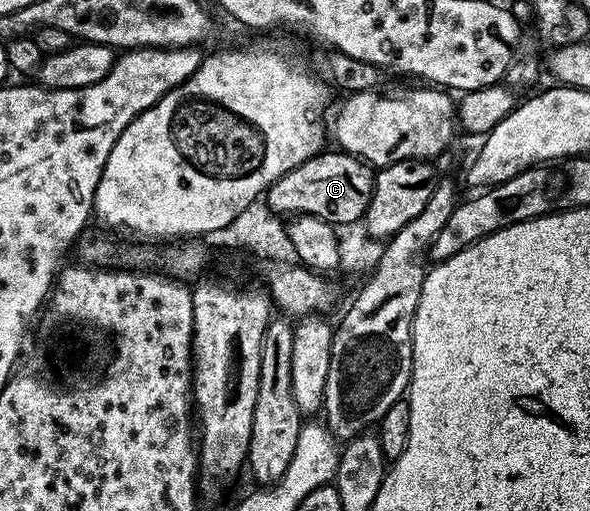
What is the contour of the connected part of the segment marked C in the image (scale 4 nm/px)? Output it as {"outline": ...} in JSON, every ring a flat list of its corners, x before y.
{"outline":[[325,149,320,154,302,161,302,165,298,165,298,169,290,169,290,173,286,173,278,181,274,181,274,185,266,192,266,200,269,209,281,217,317,215,318,218,333,225,340,225,340,223,359,224,370,205,375,180,373,168,369,167,364,160,356,158,355,155,348,155,339,149]]}

